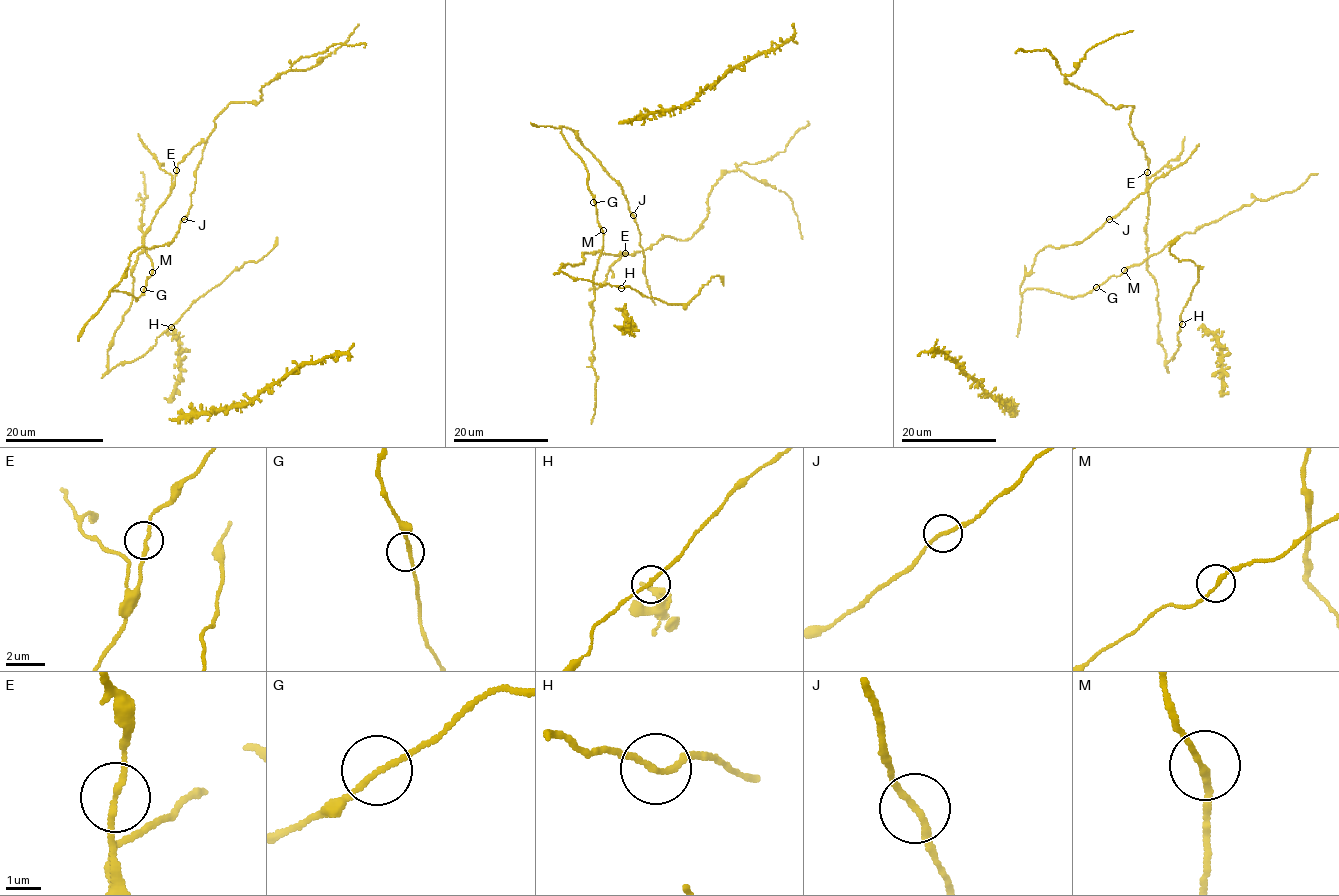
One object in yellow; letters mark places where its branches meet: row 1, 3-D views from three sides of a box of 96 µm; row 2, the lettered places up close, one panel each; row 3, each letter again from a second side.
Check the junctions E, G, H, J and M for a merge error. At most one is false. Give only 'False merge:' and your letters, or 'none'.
False merge: none

